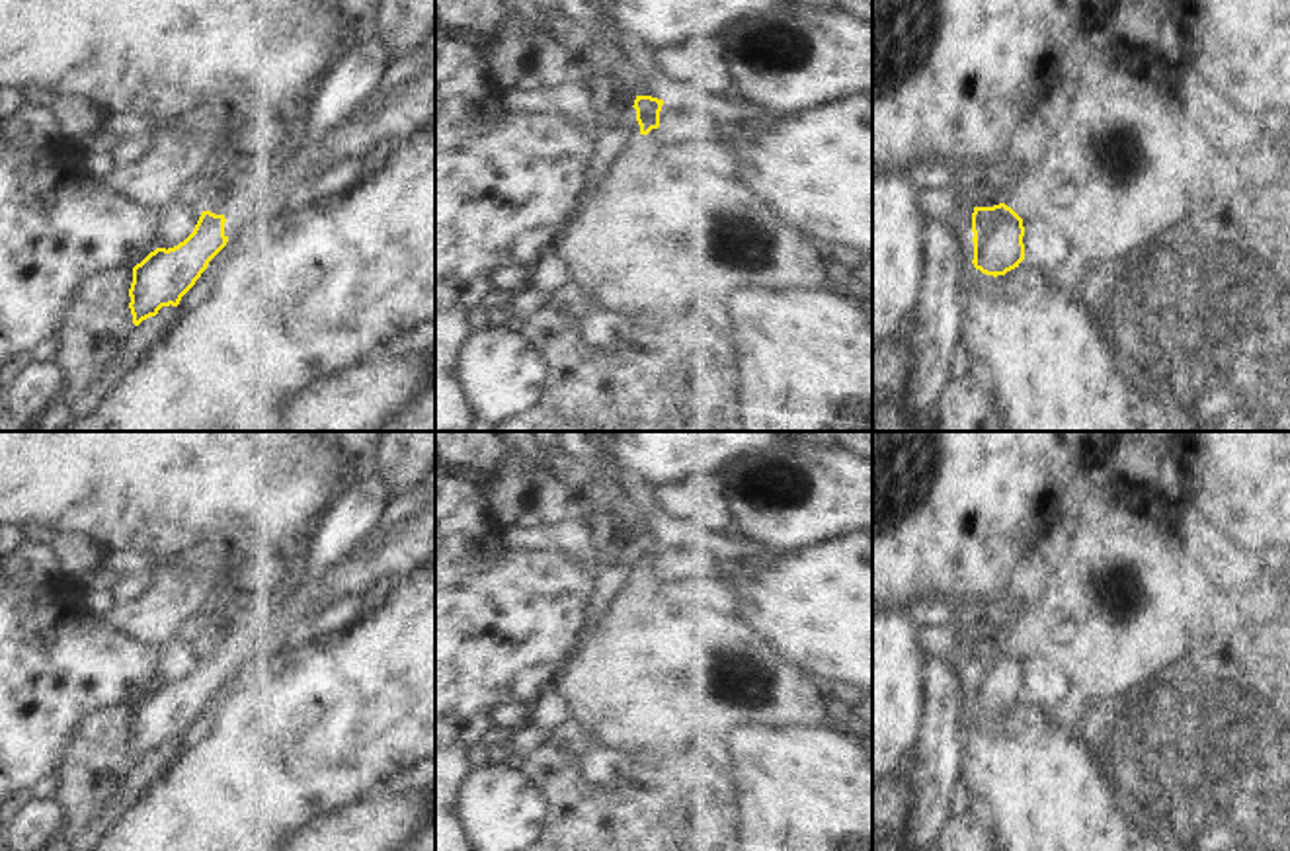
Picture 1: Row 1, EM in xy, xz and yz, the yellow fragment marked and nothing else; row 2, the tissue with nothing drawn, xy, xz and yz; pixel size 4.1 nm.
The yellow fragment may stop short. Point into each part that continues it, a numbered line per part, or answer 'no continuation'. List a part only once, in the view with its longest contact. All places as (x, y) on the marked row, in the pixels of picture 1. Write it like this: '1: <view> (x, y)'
1: xz (691, 120)

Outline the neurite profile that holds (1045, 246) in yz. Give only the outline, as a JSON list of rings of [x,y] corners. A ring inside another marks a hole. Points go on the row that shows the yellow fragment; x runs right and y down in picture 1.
[[[1023,219],[1025,262],[1044,269],[1048,275],[1073,275],[1077,262],[1064,232],[1042,219]]]

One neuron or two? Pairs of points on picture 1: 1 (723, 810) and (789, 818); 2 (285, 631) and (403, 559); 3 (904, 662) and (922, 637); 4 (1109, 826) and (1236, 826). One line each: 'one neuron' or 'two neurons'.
1: two neurons
2: one neuron
3: one neuron
4: two neurons

